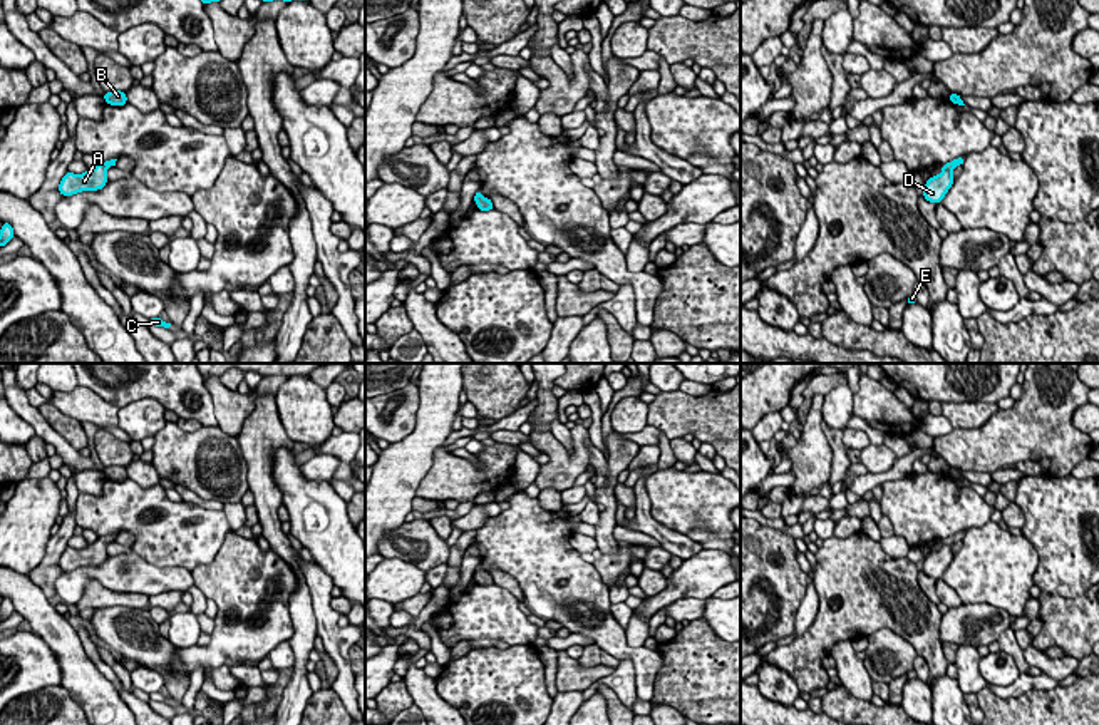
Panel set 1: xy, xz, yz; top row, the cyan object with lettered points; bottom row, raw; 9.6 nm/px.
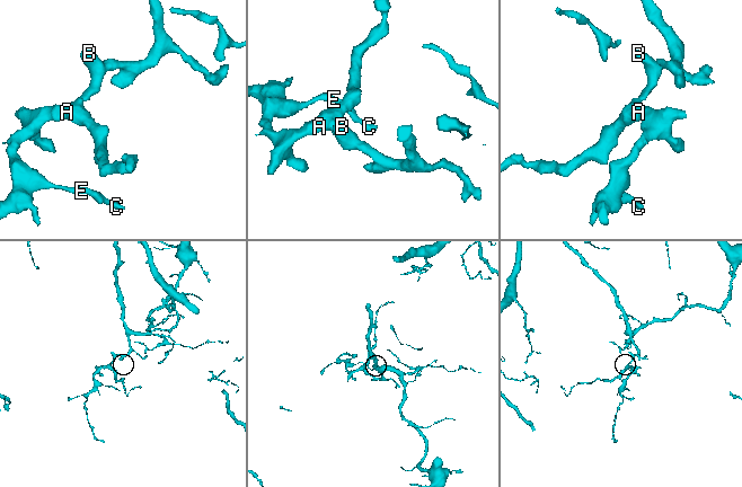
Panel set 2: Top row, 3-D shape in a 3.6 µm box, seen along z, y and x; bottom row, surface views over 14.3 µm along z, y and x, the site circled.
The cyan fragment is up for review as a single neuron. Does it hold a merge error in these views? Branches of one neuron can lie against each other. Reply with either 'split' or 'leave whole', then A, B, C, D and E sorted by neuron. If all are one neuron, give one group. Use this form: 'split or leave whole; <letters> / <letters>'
leave whole; A B C D E

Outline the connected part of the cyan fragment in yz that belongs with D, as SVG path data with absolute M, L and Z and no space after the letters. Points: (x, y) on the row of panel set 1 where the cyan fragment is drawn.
M957 157L953 159L952 162L947 162L947 164L942 164L942 172L938 176L933 176L930 177L926 183L925 183L925 188L923 188L923 198L930 203L935 203L938 204L945 194L948 193L948 189L952 188L955 177L953 177L953 169L957 166L963 166L963 161L965 157Z

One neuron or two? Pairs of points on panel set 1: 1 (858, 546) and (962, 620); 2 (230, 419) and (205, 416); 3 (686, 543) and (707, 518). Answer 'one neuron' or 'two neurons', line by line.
1: two neurons
2: two neurons
3: two neurons

